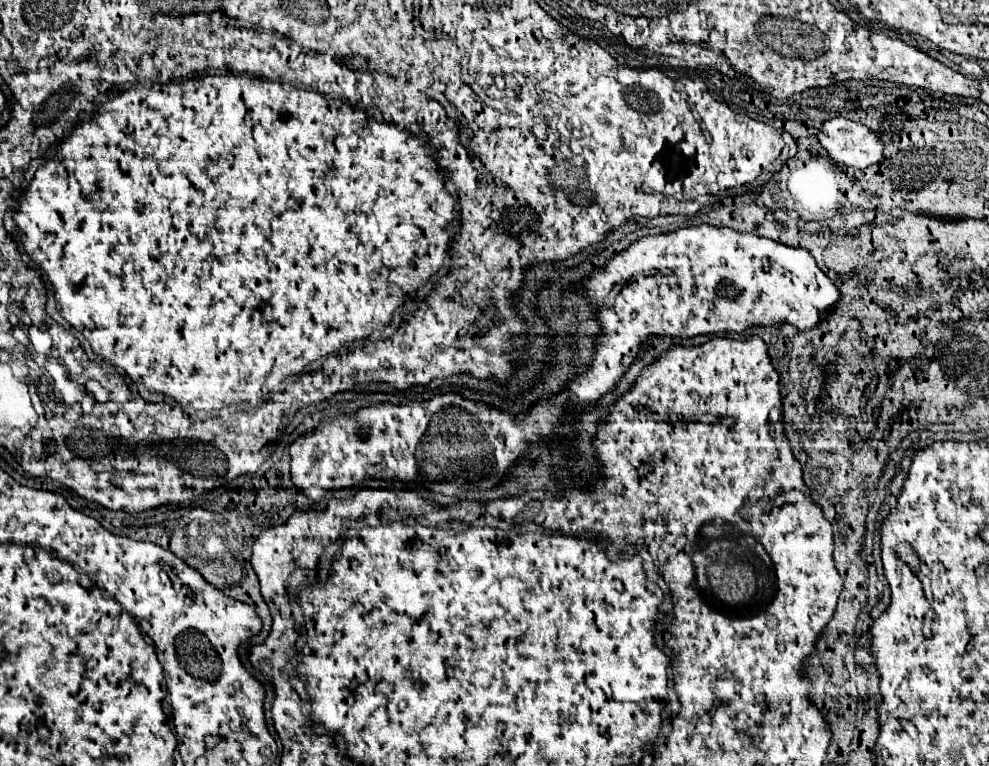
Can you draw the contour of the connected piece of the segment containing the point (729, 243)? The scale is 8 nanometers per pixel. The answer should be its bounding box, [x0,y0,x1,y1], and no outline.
[571,224,839,392]

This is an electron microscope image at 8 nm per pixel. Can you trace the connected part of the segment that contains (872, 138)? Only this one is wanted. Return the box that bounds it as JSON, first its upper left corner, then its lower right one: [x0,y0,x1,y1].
[817,116,883,168]

